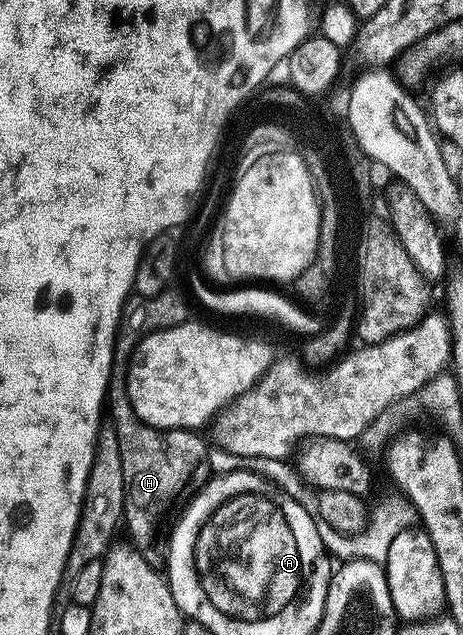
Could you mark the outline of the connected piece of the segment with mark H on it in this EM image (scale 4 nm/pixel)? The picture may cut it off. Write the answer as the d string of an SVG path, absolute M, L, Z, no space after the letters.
M168 288L161 291L157 296L136 301L136 306L133 307L134 305L132 305L124 313L121 319L121 336L115 339L115 355L111 361L111 378L107 381L105 402L109 407L109 425L115 429L117 448L121 452L121 472L125 475L125 504L123 505L122 525L125 530L127 526L127 530L131 533L131 538L135 542L151 542L154 540L155 533L159 530L159 521L171 510L171 501L186 488L191 474L197 473L201 468L204 469L209 449L208 443L203 443L202 433L190 430L164 432L156 428L156 426L145 424L137 416L137 412L129 400L127 370L131 367L131 359L135 357L139 339L144 338L146 334L153 333L154 330L168 330L188 321L187 302L181 295L174 294L173 291L174 289Z

